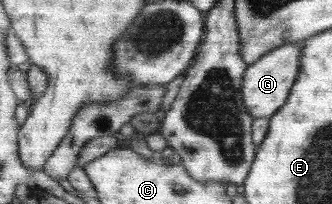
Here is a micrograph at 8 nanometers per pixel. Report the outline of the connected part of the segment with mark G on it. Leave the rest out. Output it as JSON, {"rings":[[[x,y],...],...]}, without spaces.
{"rings":[[[308,38],[282,44],[265,53],[260,60],[248,65],[242,87],[243,101],[250,116],[272,117],[290,97],[298,73],[301,71],[301,52]]]}

